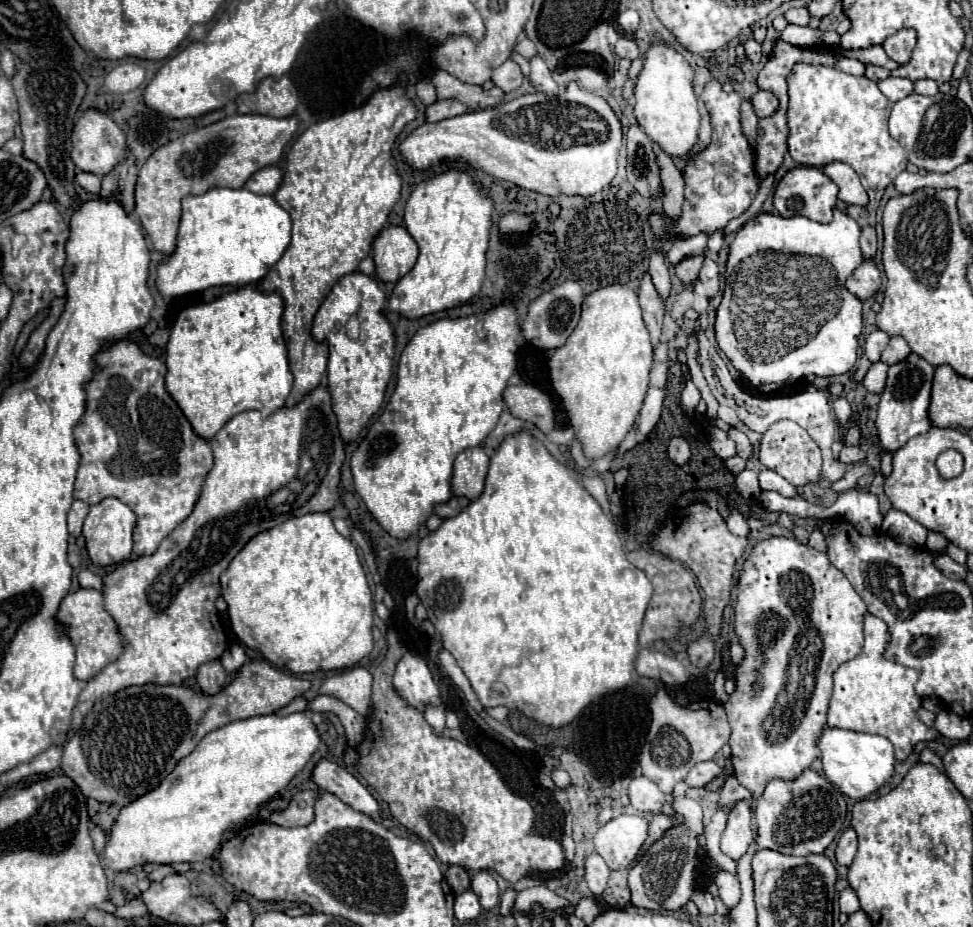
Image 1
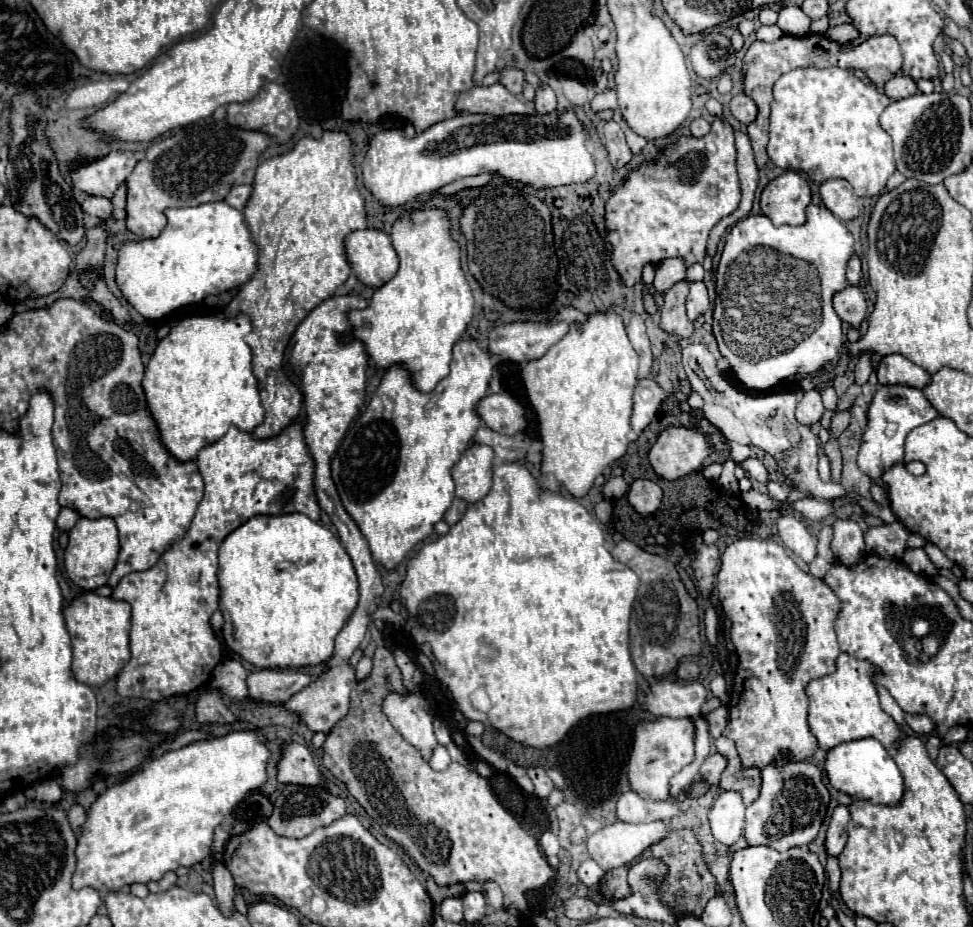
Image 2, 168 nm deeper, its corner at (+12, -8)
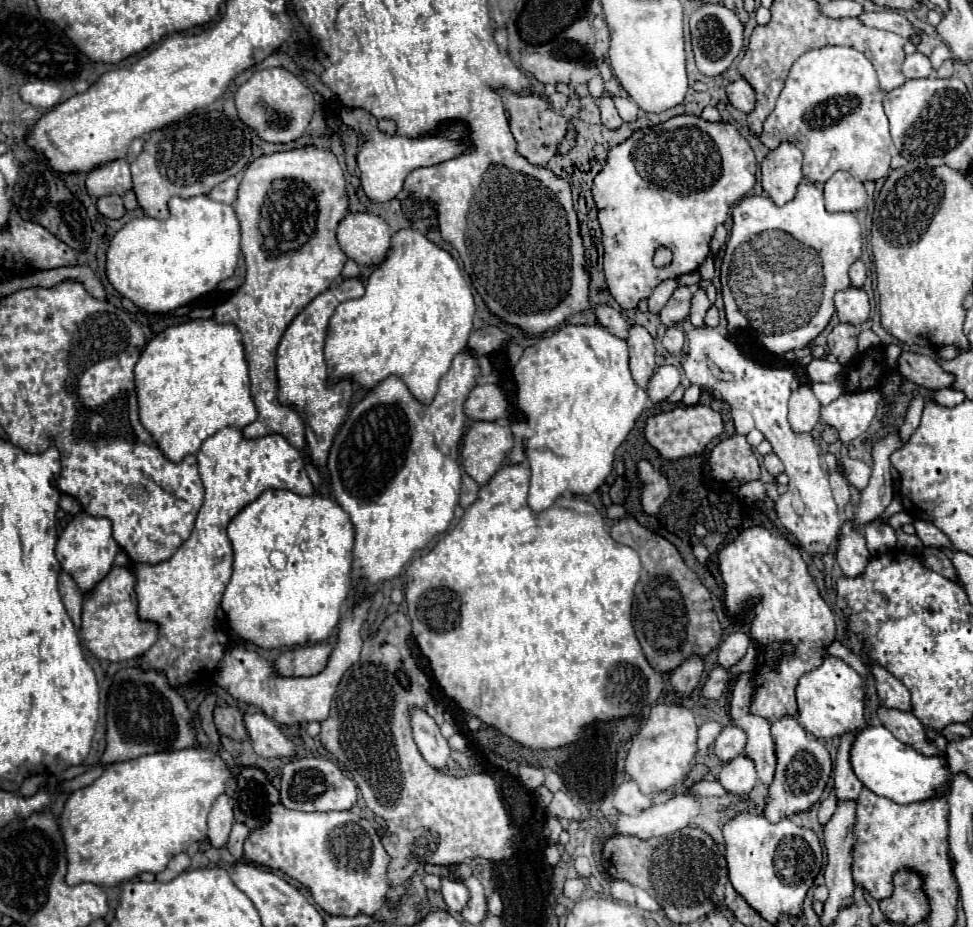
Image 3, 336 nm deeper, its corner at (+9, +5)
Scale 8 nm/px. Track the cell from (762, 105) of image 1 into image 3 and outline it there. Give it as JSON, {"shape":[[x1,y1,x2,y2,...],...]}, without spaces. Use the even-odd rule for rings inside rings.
{"shape":[[745,79,729,83,727,85,727,97,729,97,729,103,743,113,753,111,753,107,755,107,755,91]]}

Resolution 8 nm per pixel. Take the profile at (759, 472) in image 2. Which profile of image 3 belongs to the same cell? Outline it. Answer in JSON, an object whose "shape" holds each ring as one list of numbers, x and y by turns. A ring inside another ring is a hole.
{"shape":[[769,453,763,457,763,467,771,473,771,475,779,475,783,471,783,463,779,461,779,457,775,453]]}

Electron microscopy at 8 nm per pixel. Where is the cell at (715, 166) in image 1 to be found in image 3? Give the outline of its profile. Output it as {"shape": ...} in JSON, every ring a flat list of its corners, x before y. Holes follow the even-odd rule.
{"shape":[[679,115,679,117,673,117,665,123,659,123,657,127,649,127,649,129,641,129,637,133,633,133,625,143,613,147,607,155,607,163,605,167,599,171,599,175,595,177,593,181,593,197,595,197,595,205,597,205,597,211,599,211,599,223,601,223,601,231,603,231,603,247,605,247,605,255,603,255,603,271,605,271,605,281,607,281,607,287,613,295,613,299,623,307,623,309,633,309,637,307,637,303,643,299,643,297,649,297,651,291,663,281,663,279,669,279,669,277,679,277,683,273,689,273,693,269,697,269,701,265,701,261,709,255,709,241,711,241,711,235,715,231,715,227,719,223,725,223,727,217,729,217,729,209,741,201,755,185,755,175,757,175,757,161,755,161,755,153,751,151,751,147,745,143,745,139,741,137,741,133,729,125,729,123,709,123,709,121,703,121,701,117,695,117,695,115],[685,141,735,141,731,145,685,145],[659,247,667,247,673,251,673,261,667,265,667,267,655,267,653,265,653,255]]}

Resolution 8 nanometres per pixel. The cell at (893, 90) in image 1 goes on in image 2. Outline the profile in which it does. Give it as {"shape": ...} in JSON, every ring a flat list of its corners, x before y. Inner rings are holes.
{"shape":[[898,72,898,74,886,84,886,90,884,90,884,92,886,92,886,96,888,96,890,100,902,100,902,98,908,98,908,96,912,96,912,94,918,94,920,90,918,90,914,78]]}

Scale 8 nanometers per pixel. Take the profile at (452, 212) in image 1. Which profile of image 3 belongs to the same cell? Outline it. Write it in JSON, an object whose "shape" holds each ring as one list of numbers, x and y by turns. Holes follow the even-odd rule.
{"shape":[[401,229,393,235,391,251,383,265,371,273,365,295,341,303,329,321,329,335,325,343,329,383,351,377,361,387,373,389,389,375,397,375,405,381,417,401,431,403,437,393,439,379,451,367,451,359,467,347,467,339,473,329,473,315,473,293,451,253,429,241,419,229]]}

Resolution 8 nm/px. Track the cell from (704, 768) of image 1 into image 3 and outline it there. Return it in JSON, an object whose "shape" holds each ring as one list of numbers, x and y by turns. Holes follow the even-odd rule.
{"shape":[[727,725,719,733,719,737,715,739,713,751,719,757,719,761,729,763,729,761,733,761,733,757,739,757,743,753,745,741,747,741,747,737,745,737,745,733,741,729,737,729,733,725]]}

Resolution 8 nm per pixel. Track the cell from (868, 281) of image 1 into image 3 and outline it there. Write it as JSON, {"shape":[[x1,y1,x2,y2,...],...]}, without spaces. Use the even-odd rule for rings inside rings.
{"shape":[[851,285,849,289,835,293,835,309,843,323,861,325,869,319,869,297,865,289]]}

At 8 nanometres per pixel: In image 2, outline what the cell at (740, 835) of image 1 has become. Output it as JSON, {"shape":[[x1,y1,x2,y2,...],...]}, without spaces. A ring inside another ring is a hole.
{"shape":[[722,790,708,814,712,836,722,844,732,846,744,830,744,810,746,804,742,802,740,792]]}

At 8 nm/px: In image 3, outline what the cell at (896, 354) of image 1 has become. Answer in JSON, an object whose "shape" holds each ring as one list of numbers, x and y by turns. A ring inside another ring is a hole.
{"shape":[[903,351,899,355,897,373,907,381,927,389,943,389,943,387,951,387,953,383,953,375,943,371,935,359,913,351]]}

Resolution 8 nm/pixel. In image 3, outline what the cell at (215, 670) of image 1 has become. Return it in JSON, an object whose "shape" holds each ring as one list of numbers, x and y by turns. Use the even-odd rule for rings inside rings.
{"shape":[[215,707,213,711,213,721,219,733,231,737,233,741,243,741,247,737,247,729,243,723,243,713,237,707]]}

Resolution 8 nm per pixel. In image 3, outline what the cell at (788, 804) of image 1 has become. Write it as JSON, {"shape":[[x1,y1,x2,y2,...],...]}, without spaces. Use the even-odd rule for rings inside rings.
{"shape":[[783,717,773,723,771,727,775,753,777,753,777,767,773,783,769,785,765,797,765,811,763,815,769,821,781,821,781,817,791,817,797,813,809,811,823,795,823,789,831,775,831,757,829,751,811,737,795,717]]}

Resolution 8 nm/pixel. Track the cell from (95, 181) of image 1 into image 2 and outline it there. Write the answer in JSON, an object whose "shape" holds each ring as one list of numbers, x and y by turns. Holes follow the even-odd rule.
{"shape":[[86,196,82,210,88,212,90,216,96,216,100,220,108,220,112,214,112,202,108,198,98,198,98,196]]}

